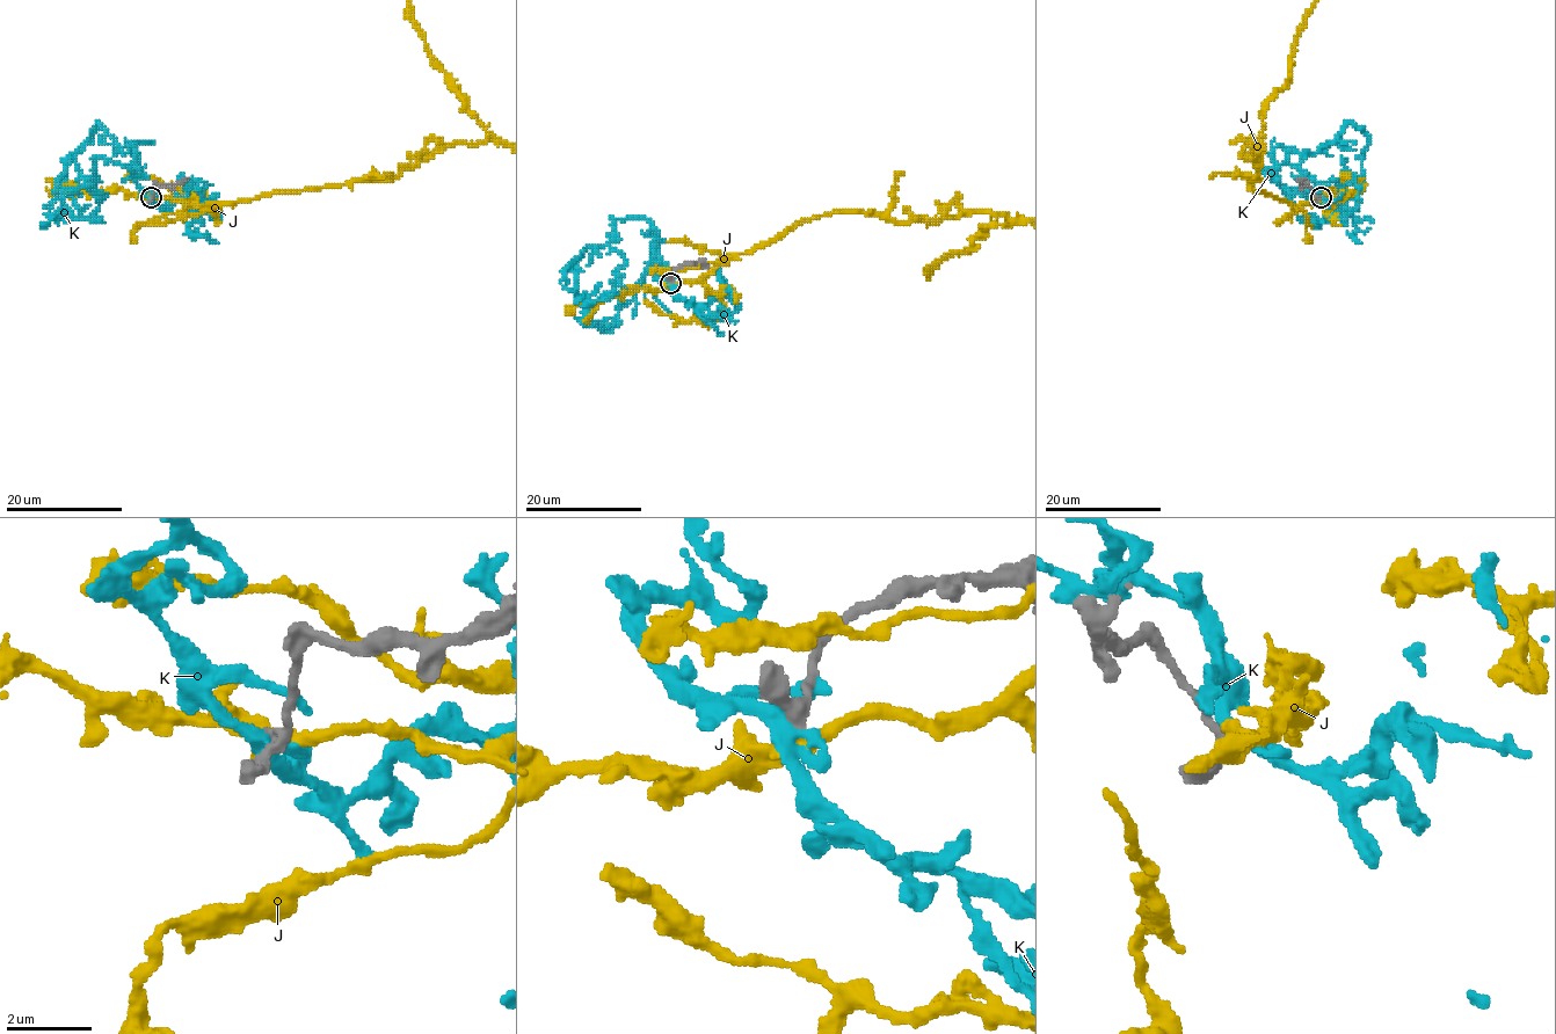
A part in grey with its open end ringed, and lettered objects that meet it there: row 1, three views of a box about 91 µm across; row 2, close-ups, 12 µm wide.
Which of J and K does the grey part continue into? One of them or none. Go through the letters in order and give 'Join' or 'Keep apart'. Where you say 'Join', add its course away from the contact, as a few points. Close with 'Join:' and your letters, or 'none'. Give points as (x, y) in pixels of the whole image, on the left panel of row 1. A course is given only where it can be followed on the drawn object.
J: Keep apart
K: Keep apart
Join: none

